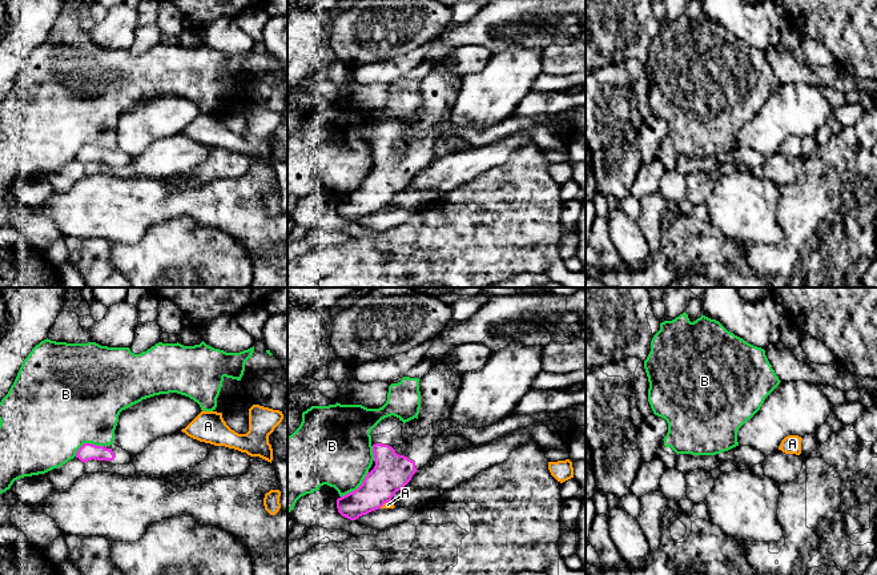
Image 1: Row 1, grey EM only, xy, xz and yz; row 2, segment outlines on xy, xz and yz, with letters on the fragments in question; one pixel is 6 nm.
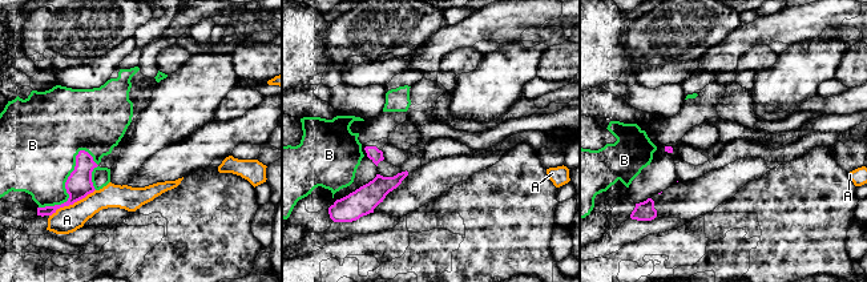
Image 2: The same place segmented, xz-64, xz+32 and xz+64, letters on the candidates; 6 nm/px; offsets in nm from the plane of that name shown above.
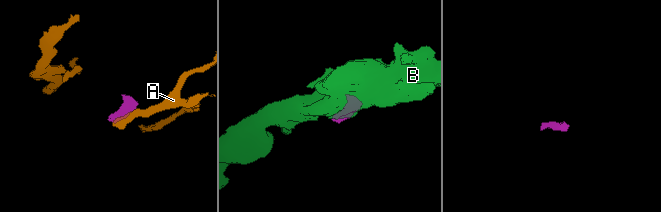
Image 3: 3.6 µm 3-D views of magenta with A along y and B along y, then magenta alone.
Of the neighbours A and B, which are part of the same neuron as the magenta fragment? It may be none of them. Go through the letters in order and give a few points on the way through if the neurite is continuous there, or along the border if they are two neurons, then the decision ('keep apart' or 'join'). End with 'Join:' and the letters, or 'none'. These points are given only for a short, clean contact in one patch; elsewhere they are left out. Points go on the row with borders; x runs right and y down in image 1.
A: along xz (389, 501), (379, 507) | keep apart
B: keep apart
Join: none

